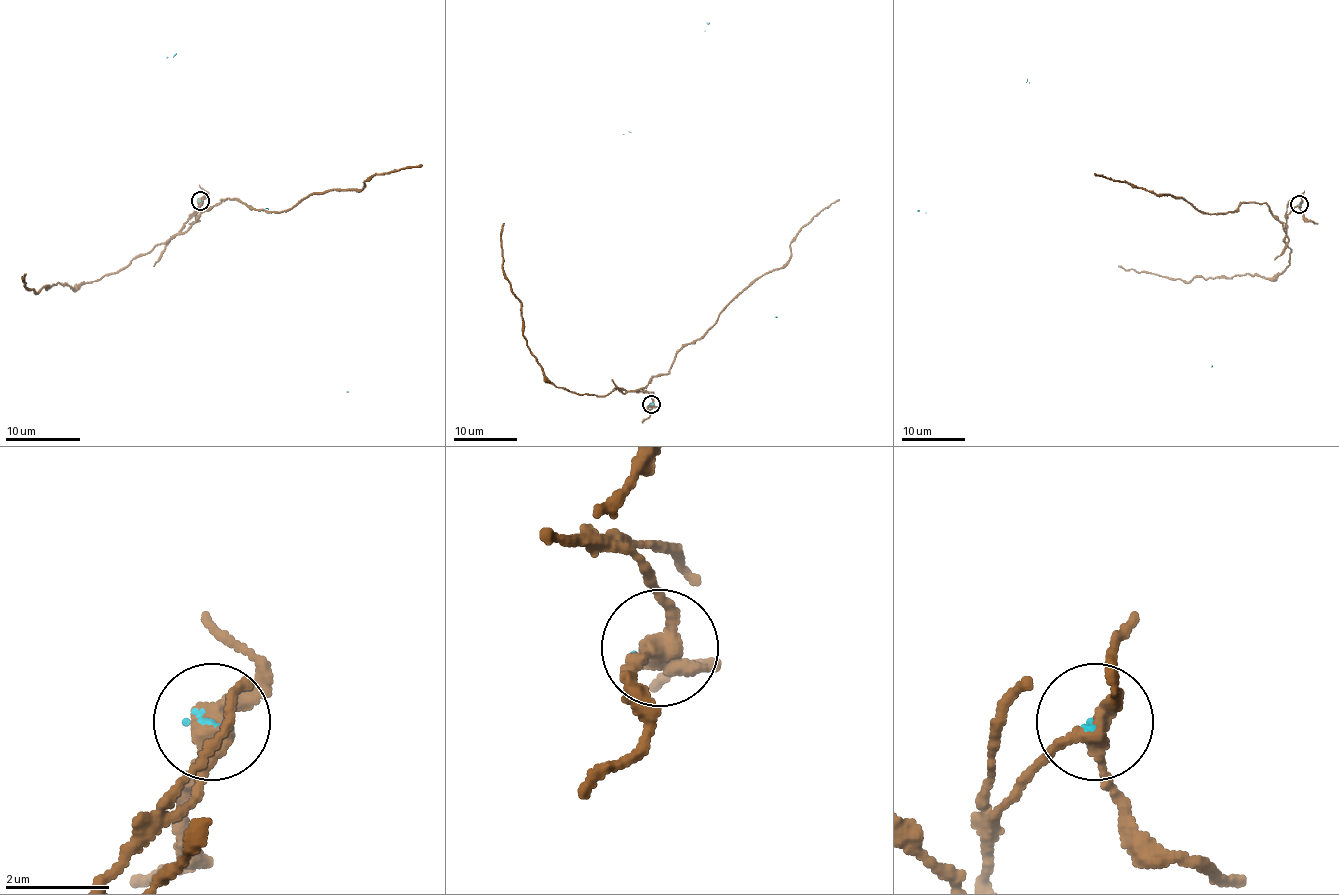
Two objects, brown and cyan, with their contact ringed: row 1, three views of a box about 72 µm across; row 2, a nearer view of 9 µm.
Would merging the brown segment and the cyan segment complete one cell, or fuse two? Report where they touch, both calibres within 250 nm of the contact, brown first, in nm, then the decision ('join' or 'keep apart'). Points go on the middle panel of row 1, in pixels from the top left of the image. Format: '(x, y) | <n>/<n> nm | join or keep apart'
(651, 404) | 320/100 nm | keep apart

